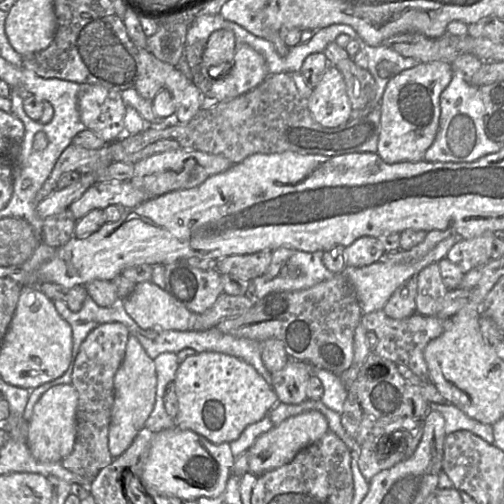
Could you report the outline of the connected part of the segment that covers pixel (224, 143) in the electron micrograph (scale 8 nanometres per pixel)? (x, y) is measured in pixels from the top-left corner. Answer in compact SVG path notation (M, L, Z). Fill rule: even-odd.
M280 72L271 74L267 79L252 91L234 99L219 102L213 107L202 108L187 123L180 124L171 119L161 125L147 125L140 133L125 135L123 138L104 145L100 149L89 150L70 144L58 158L51 175L45 181L36 195L36 201L41 202L57 189L60 176L65 172L76 171L80 174L93 172L105 168L115 162L136 163L157 153L186 149L199 150L206 153L221 155L237 164L254 154L272 154L293 151L301 154L315 154L324 156L339 156L349 153L377 152L380 135L381 102L380 105L364 116L350 118L345 124L335 128L324 127L312 116L308 107L308 98L303 97L290 73Z

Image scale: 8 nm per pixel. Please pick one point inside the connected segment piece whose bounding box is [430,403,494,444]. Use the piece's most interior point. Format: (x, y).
(455, 419)

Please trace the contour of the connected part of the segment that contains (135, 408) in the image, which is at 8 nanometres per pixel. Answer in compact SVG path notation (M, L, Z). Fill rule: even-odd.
M129 335L123 361L114 377L114 403L109 425L108 448L111 456L120 456L134 441L152 412L156 397L156 369L154 360L139 340Z

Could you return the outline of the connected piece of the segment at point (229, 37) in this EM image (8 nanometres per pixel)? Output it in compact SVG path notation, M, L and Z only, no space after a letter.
M217 30L213 32L204 49L201 64L207 71L210 67L223 62L232 63L235 54L236 39L230 30Z

